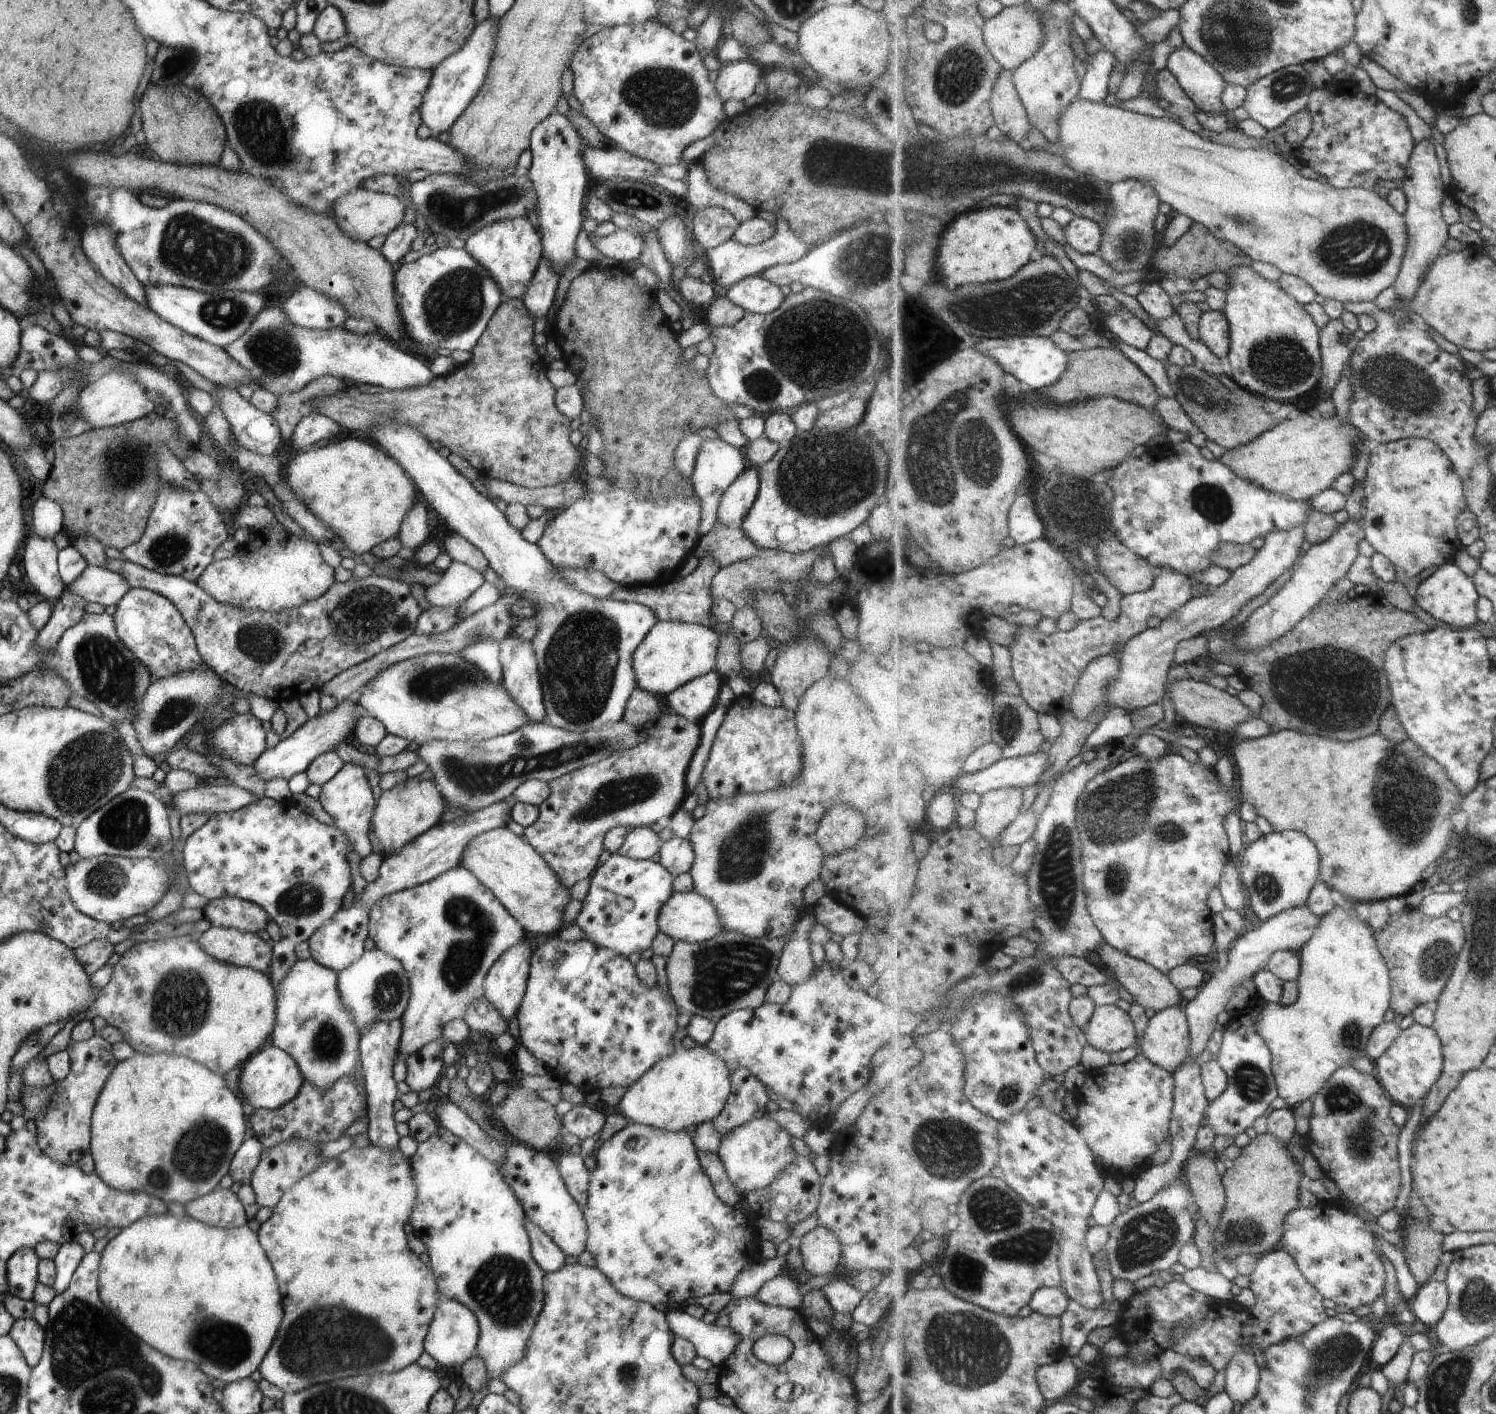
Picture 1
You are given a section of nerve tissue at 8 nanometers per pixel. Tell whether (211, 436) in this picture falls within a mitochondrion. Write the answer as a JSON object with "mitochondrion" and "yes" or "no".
{"mitochondrion":"no"}

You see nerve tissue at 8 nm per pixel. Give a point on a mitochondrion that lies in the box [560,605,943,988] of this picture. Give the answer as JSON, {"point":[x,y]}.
{"point":[743,853]}

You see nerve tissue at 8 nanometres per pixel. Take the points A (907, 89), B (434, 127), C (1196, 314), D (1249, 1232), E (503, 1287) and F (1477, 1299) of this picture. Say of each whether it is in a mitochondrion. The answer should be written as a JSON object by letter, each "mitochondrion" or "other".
{"A":"other","B":"other","C":"other","D":"mitochondrion","E":"mitochondrion","F":"mitochondrion"}

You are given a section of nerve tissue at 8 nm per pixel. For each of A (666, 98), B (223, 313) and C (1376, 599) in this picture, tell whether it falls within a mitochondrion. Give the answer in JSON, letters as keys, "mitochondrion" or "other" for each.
{"A":"mitochondrion","B":"mitochondrion","C":"other"}

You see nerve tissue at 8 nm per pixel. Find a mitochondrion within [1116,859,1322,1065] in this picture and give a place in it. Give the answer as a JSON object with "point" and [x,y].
{"point":[1266,886]}

